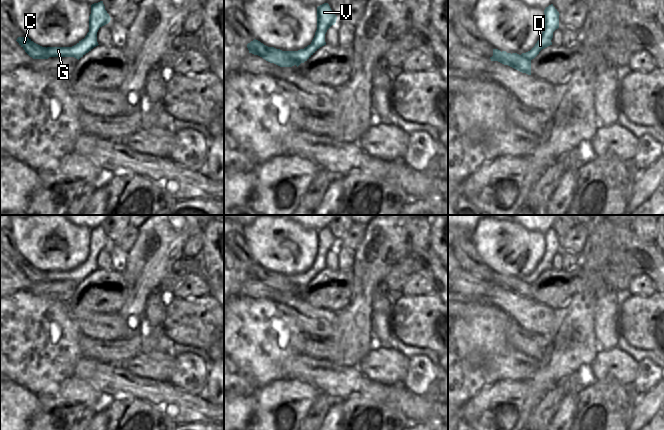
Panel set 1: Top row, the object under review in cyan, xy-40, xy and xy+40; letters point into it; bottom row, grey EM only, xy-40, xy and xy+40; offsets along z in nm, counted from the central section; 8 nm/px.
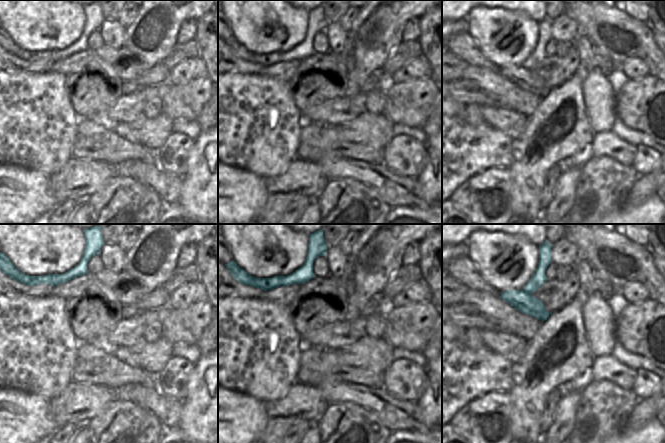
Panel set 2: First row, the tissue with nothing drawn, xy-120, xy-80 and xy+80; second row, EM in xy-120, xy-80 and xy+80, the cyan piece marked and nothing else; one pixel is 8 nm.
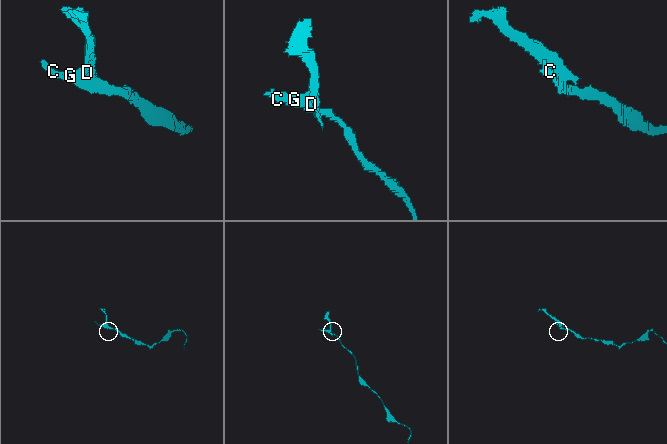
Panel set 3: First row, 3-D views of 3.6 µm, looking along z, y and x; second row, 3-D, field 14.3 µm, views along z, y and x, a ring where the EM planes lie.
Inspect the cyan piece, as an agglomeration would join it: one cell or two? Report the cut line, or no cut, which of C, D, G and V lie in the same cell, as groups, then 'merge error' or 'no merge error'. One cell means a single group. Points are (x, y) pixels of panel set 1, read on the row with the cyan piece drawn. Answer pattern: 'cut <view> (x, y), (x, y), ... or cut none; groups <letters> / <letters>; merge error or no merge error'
cut xy (276, 49), (278, 52), (300, 63); groups C / D G V; merge error

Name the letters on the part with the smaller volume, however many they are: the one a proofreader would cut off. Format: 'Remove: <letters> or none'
Remove: D, G, V

